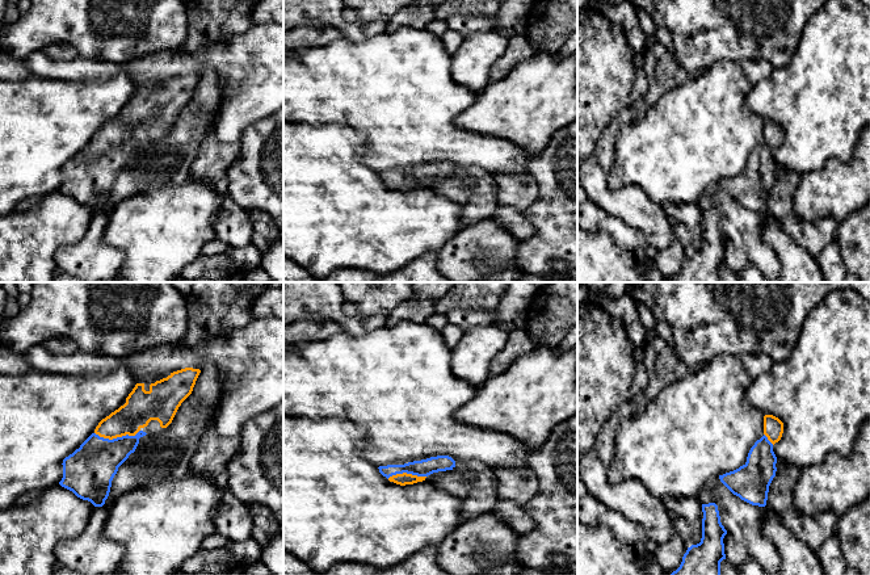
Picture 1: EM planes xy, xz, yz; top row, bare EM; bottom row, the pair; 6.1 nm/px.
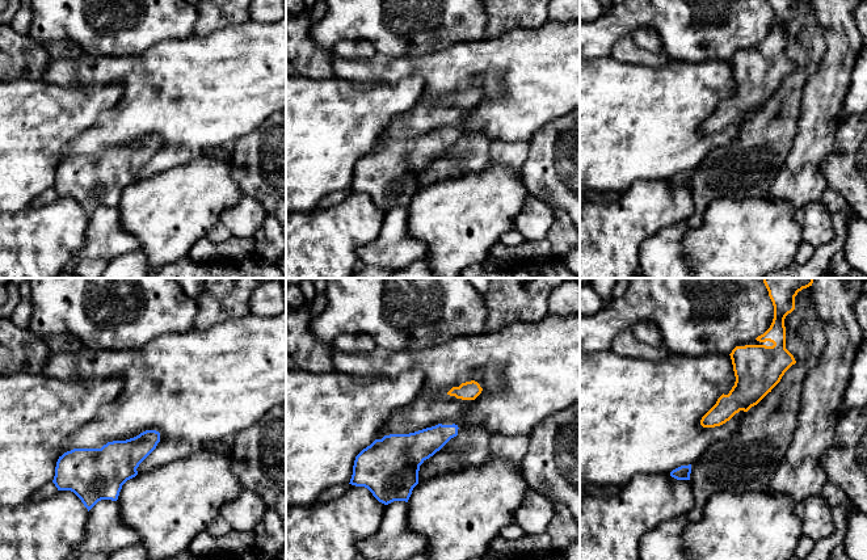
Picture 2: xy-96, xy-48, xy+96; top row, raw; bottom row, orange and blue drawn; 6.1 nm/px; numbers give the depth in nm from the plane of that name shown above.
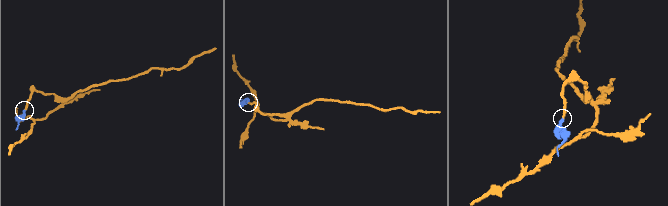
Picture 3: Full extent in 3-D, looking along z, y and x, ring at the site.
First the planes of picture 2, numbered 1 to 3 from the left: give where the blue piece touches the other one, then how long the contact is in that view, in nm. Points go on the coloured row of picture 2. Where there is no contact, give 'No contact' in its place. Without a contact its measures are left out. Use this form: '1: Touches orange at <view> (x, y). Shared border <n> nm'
1: No contact
2: No contact
3: No contact

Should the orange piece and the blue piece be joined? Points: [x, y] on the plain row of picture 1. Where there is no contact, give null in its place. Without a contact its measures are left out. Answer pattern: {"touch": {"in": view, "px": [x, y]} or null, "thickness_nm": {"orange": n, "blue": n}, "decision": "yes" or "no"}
{"touch": {"in": "xy", "px": [117, 142]}, "thickness_nm": {"orange": 200, "blue": 280}, "decision": "yes"}

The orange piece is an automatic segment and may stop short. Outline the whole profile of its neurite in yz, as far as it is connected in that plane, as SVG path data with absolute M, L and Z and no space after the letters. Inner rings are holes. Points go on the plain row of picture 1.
M764 122L764 142L751 154L747 168L739 175L719 181L720 188L741 206L765 213L769 192L776 182L777 163L773 151L783 139L783 129L773 122Z

